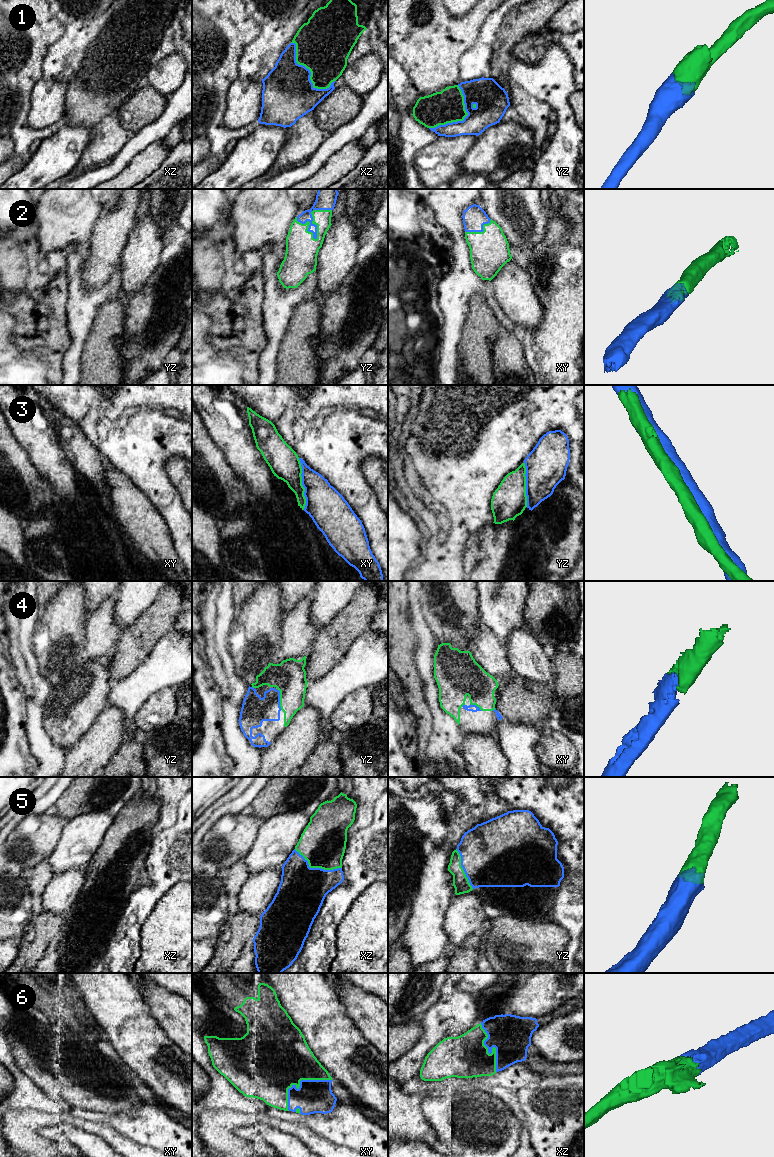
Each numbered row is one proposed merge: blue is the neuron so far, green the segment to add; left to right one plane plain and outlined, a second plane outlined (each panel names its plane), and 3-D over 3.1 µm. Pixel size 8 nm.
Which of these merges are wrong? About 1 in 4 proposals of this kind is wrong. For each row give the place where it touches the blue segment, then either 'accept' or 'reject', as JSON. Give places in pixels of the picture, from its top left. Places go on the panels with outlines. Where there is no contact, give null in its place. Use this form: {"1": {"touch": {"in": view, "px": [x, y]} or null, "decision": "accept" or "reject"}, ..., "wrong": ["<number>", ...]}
{"1": {"touch": {"in": "xz", "px": [308, 69]}, "decision": "accept"}, "2": {"touch": {"in": "yz", "px": [311, 214]}, "decision": "accept"}, "3": {"touch": {"in": "xy", "px": [302, 484]}, "decision": "reject"}, "4": {"touch": {"in": "yz", "px": [279, 699]}, "decision": "accept"}, "5": {"touch": {"in": "xz", "px": [316, 868]}, "decision": "accept"}, "6": {"touch": {"in": "xy", "px": [300, 1084]}, "decision": "accept"}, "wrong": ["3"]}

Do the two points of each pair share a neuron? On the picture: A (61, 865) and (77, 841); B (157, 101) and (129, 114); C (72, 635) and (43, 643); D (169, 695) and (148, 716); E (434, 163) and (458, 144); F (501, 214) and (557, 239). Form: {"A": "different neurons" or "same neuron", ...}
{"A": "same neuron", "B": "same neuron", "C": "same neuron", "D": "same neuron", "E": "same neuron", "F": "different neurons"}

